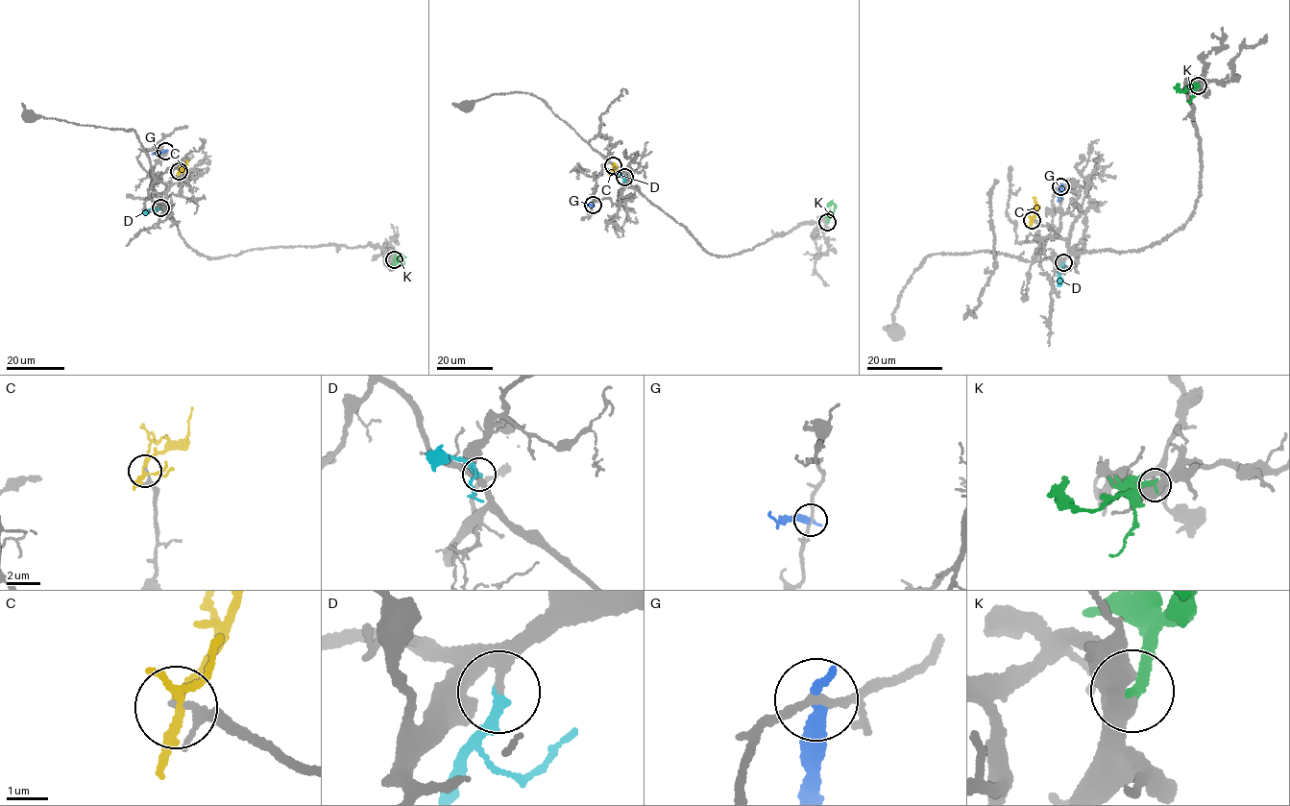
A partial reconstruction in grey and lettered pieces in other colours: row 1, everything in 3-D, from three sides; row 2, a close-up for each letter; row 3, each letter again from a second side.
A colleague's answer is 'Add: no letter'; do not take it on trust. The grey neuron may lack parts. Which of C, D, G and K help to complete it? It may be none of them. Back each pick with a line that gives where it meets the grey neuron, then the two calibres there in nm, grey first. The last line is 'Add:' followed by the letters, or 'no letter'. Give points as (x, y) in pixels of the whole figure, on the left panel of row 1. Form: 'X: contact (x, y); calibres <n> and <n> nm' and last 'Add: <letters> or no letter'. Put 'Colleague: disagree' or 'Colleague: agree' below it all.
D: contact (160, 207); calibres 200 and 240 nm
Add: D
Colleague: disagree

